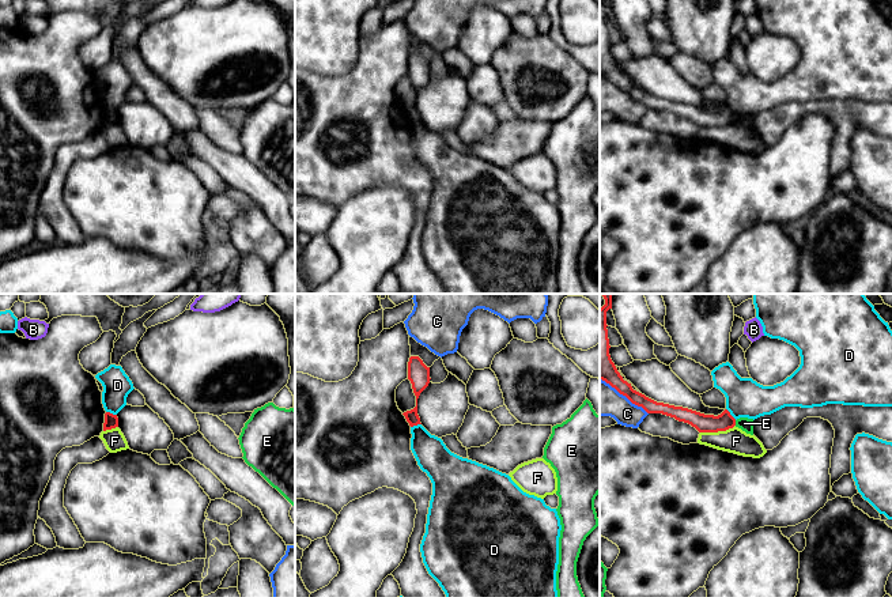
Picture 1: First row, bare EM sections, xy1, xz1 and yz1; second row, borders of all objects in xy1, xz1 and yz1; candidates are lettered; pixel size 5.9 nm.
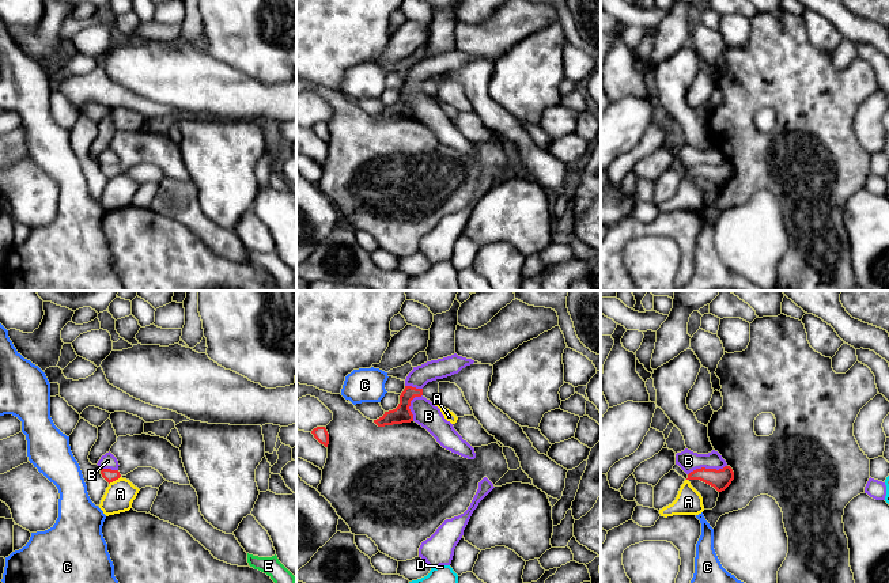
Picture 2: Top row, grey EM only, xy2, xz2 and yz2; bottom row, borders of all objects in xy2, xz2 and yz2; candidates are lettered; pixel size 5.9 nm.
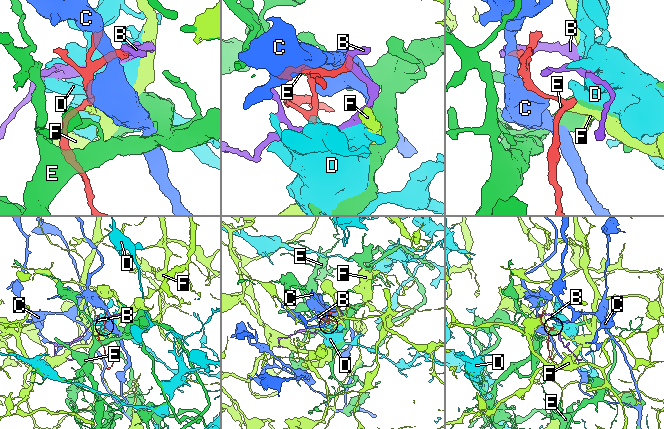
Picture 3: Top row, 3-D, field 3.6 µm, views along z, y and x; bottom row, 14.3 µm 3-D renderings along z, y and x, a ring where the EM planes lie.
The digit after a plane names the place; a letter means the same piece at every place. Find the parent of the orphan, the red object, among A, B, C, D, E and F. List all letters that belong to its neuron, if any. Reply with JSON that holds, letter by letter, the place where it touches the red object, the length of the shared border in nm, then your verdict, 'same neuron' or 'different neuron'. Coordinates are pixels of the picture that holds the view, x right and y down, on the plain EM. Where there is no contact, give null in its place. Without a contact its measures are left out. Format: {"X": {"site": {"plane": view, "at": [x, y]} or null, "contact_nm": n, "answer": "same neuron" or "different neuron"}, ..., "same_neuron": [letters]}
{"A": {"site": {"plane": "xy2", "at": [114, 175]}, "contact_nm": 90, "answer": "different neuron"}, "B": {"site": {"plane": "yz2", "at": [707, 165]}, "contact_nm": 240, "answer": "different neuron"}, "C": {"site": {"plane": "yz1", "at": [624, 90]}, "contact_nm": 360, "answer": "different neuron"}, "D": {"site": {"plane": "yz1", "at": [729, 109]}, "contact_nm": 90, "answer": "different neuron"}, "E": {"site": {"plane": "yz1", "at": [734, 118]}, "contact_nm": 30, "answer": "different neuron"}, "F": {"site": {"plane": "yz1", "at": [717, 127]}, "contact_nm": 220, "answer": "different neuron"}, "same_neuron": []}

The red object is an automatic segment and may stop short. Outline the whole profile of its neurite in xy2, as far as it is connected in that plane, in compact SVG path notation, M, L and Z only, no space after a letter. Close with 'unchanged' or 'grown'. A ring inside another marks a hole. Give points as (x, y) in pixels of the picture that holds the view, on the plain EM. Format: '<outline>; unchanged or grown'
M126 130L118 132L110 148L118 156L118 164L101 164L102 173L110 179L137 163L152 163L169 178L190 181L181 147L160 132Z; grown

